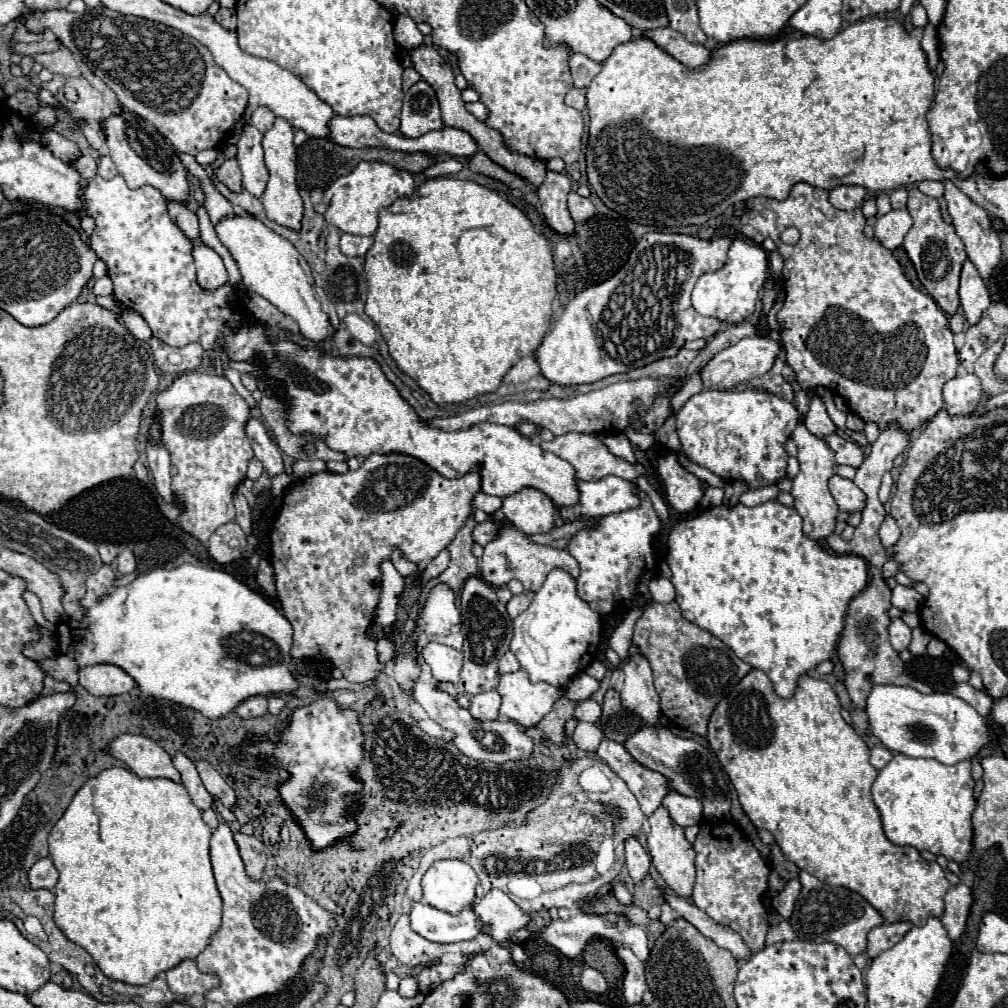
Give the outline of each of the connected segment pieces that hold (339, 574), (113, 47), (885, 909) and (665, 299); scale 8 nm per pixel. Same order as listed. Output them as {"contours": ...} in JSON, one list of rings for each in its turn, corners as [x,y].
{"contours":[[[[371,454],[369,458],[365,458],[365,462],[361,464],[361,468],[357,470],[349,470],[347,474],[333,474],[333,472],[319,472],[319,474],[311,474],[309,478],[299,480],[293,490],[285,496],[283,500],[283,508],[273,524],[273,532],[271,532],[271,564],[275,574],[275,586],[277,586],[277,594],[279,594],[279,602],[281,602],[281,610],[283,616],[291,622],[295,634],[293,634],[293,646],[291,646],[291,656],[293,660],[313,660],[313,658],[325,658],[329,660],[335,668],[339,668],[345,676],[345,680],[349,682],[357,682],[357,684],[365,684],[365,682],[373,682],[385,668],[385,664],[381,664],[379,660],[379,652],[377,652],[377,642],[373,638],[367,636],[367,626],[373,622],[373,610],[379,604],[379,596],[381,596],[381,562],[391,560],[391,552],[393,550],[401,550],[403,556],[411,562],[423,562],[423,560],[431,560],[435,558],[441,550],[445,550],[449,546],[449,542],[453,540],[453,536],[457,534],[457,530],[463,526],[465,518],[471,514],[471,500],[473,496],[479,492],[479,484],[481,478],[477,474],[477,470],[471,470],[467,476],[463,478],[443,478],[439,476],[435,470],[431,470],[427,464],[411,458],[411,456],[403,456],[403,454]]],[[[97,6],[83,14],[45,10],[41,16],[27,16],[23,24],[35,34],[51,30],[117,94],[125,110],[151,122],[177,152],[195,156],[201,150],[225,146],[229,130],[247,108],[247,90],[215,64],[213,54],[201,42],[159,22]]],[[[751,670],[739,684],[737,688],[733,688],[733,692],[729,692],[727,698],[723,698],[717,708],[713,710],[711,718],[709,718],[709,732],[707,732],[707,742],[711,746],[711,750],[717,754],[723,770],[727,772],[731,784],[735,786],[737,790],[737,796],[739,796],[739,802],[745,810],[745,814],[751,818],[751,822],[757,826],[757,828],[765,828],[769,830],[773,836],[775,836],[775,842],[779,844],[779,848],[783,850],[785,858],[791,860],[793,864],[797,864],[801,870],[813,874],[815,878],[819,878],[821,882],[827,882],[831,886],[843,886],[843,888],[849,888],[857,894],[861,894],[873,908],[877,908],[883,918],[887,922],[899,922],[899,920],[909,920],[913,922],[915,926],[923,926],[927,922],[927,918],[931,916],[941,916],[943,914],[943,896],[945,892],[949,890],[949,880],[945,878],[945,872],[941,870],[941,866],[937,862],[927,862],[919,856],[919,852],[911,846],[895,846],[891,844],[885,834],[883,834],[883,824],[881,824],[881,816],[879,816],[879,810],[871,798],[871,784],[875,782],[877,778],[877,770],[869,764],[869,748],[865,746],[865,742],[855,734],[855,730],[845,724],[845,720],[841,718],[841,712],[839,712],[839,700],[837,700],[837,694],[833,692],[833,688],[825,682],[825,680],[819,680],[819,678],[813,678],[809,674],[801,676],[799,682],[797,682],[797,690],[795,690],[795,696],[785,700],[785,698],[779,698],[773,690],[773,684],[771,680],[767,678],[765,672],[761,670]]],[[[645,234],[637,248],[633,248],[633,252],[629,254],[625,266],[615,276],[611,276],[603,284],[583,290],[567,304],[559,322],[543,338],[543,344],[535,352],[541,374],[549,382],[559,386],[597,382],[605,376],[647,366],[659,358],[675,356],[679,348],[689,340],[709,340],[721,328],[721,322],[695,312],[695,308],[691,306],[691,290],[701,274],[715,272],[725,264],[731,242],[733,240],[729,236],[717,240],[699,240],[687,234]]]]}

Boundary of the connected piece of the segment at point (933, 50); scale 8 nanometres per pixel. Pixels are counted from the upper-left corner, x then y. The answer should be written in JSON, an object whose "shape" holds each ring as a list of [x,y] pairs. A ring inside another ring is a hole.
{"shape":[[[927,24],[923,28],[923,38],[921,38],[921,48],[925,50],[927,54],[927,60],[929,60],[929,66],[931,70],[937,66],[939,62],[939,52],[937,52],[937,28],[933,24]]]}

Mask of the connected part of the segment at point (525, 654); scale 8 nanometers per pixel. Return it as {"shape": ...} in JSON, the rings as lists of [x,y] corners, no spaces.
{"shape":[[[563,568],[549,572],[543,586],[535,592],[531,606],[513,620],[511,652],[529,672],[531,682],[547,682],[565,688],[567,682],[583,672],[597,654],[601,642],[601,616],[577,596],[575,578]]]}

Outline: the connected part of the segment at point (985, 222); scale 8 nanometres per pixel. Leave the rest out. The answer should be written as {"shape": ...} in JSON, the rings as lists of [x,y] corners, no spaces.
{"shape":[[[945,182],[945,200],[947,200],[947,208],[949,208],[949,214],[953,218],[953,226],[957,230],[957,236],[963,240],[965,244],[965,252],[969,256],[969,260],[975,264],[979,276],[983,280],[989,280],[993,268],[999,264],[1001,260],[1001,244],[999,244],[999,236],[997,232],[991,228],[991,222],[989,222],[989,216],[987,216],[987,210],[983,210],[981,206],[977,206],[975,202],[971,202],[969,196],[965,196],[955,184],[951,182]]]}

